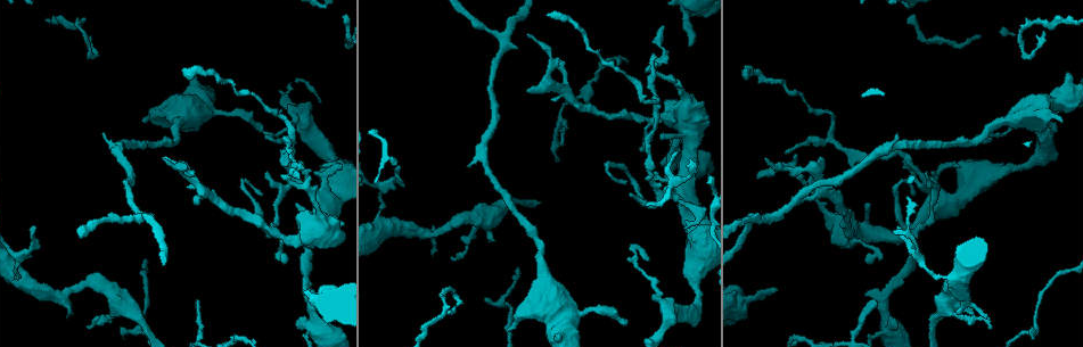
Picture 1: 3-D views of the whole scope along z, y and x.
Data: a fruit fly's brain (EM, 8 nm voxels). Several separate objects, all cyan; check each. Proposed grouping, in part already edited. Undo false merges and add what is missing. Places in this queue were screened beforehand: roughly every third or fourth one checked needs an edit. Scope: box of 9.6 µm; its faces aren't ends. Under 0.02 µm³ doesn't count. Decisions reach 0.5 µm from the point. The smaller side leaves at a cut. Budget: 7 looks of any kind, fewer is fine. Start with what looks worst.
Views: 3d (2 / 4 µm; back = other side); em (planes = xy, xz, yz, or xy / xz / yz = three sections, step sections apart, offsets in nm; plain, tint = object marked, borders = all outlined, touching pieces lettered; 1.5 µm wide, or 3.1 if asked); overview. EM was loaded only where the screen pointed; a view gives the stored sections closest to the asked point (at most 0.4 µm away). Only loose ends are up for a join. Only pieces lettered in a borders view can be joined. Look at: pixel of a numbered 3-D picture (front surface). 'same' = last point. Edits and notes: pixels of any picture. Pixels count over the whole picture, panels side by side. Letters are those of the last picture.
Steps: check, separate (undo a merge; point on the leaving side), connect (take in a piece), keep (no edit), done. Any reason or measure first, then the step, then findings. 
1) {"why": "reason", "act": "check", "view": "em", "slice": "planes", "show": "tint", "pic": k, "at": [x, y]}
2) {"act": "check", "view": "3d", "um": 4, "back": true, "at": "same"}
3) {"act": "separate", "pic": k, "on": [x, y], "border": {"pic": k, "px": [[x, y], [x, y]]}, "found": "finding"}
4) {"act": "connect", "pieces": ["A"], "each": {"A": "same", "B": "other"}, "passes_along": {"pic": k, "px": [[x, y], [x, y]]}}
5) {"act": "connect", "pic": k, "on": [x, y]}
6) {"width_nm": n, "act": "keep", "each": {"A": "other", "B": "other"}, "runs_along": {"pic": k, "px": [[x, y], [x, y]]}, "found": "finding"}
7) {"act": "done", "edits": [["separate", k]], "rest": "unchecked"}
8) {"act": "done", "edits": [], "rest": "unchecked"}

{"why": "branch stops here", "act": "check", "view": "3d", "um": 4, "pic": 1, "at": [689, 43]}

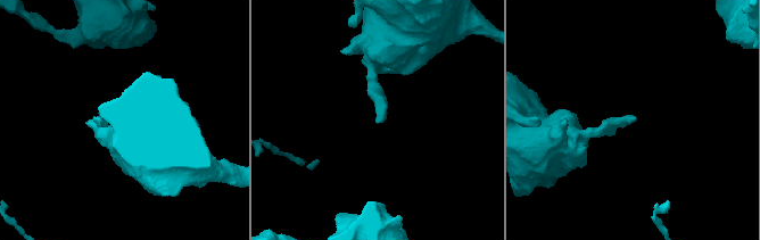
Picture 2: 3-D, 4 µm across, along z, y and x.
{"act": "check", "view": "em", "slice": "planes", "show": "plain", "pic": 2, "at": [634, 119]}

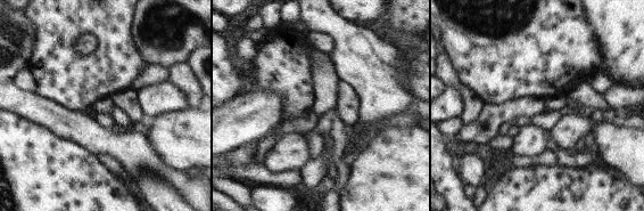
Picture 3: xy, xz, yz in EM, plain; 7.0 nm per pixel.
{"act": "check", "view": "em", "slice": "planes", "show": "borders", "at": "same"}

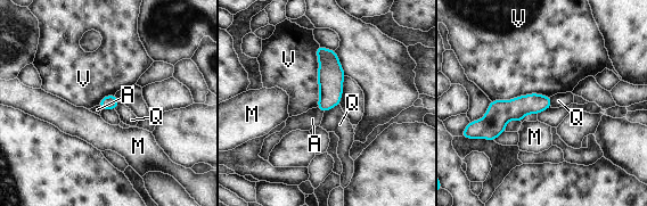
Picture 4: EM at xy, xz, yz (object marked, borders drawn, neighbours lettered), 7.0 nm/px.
{"width_nm": 100, "act": "keep", "each": {"A": "other", "M": "other", "Q": "other", "V": "other"}, "border": {"pic": 4, "px": [[338, 104], [324, 113]]}, "found": "none of them fits"}

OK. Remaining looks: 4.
{"why": "an open end", "act": "check", "view": "3d", "um": 4, "pic": 1, "at": [865, 295]}

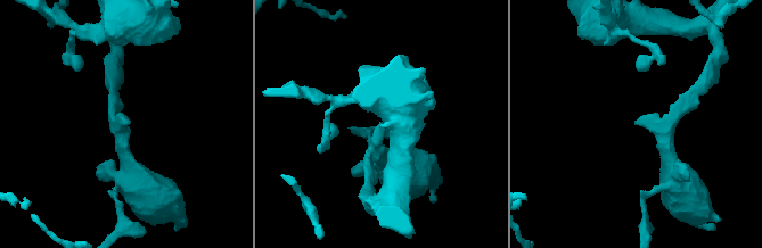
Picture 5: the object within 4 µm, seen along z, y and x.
{"why": "need the tissue", "act": "check", "view": "em", "slice": "planes", "show": "borders", "pic": 5, "at": [635, 124]}

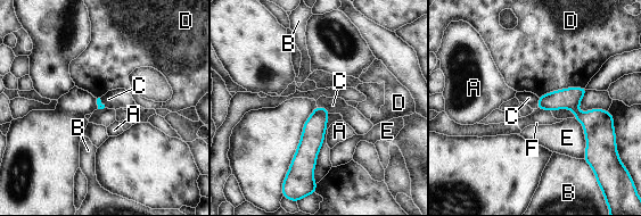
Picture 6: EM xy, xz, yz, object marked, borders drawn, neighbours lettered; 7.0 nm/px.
{"act": "keep", "each": {"A": "other", "B": "other", "C": "other", "D": "other", "E": "other", "F": "other"}, "border": {"pic": 6, "px": [[317, 105], [330, 113]]}, "found": "none of them fits"}

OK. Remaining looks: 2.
{"why": "thin end", "act": "check", "view": "em", "slice": "xz", "step": 4, "show": "tint", "pic": 1, "at": [1053, 130]}

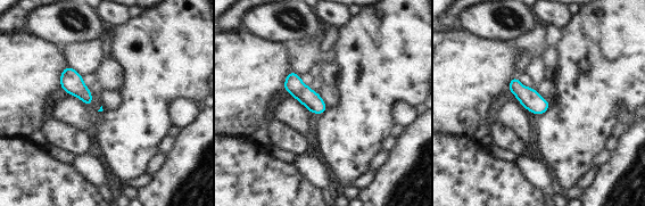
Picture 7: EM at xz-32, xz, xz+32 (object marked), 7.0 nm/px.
{"why": "see the neighbours", "act": "check", "view": "em", "slice": "xz", "step": 4, "show": "borders", "at": "same"}

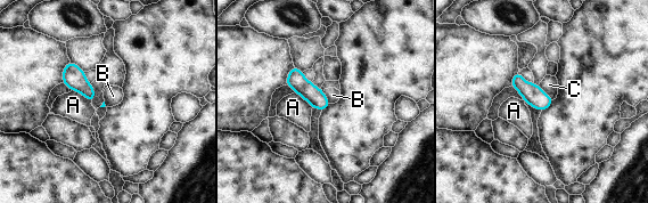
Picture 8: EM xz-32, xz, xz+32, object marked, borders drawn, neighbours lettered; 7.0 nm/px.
{"act": "keep", "each": {"A": "other", "B": "other", "C": "other"}, "border": {"pic": 8, "px": [[538, 86], [552, 99]]}, "found": "none of them fits"}

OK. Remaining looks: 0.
{"act": "done", "edits": [], "rest": "unchecked"}

